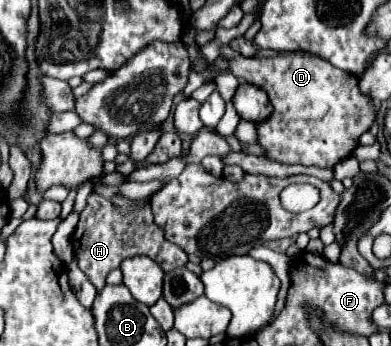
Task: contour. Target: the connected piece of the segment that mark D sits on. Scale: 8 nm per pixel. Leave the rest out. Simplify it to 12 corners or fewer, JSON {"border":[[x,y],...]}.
{"border":[[321,58],[257,60],[231,72],[275,108],[257,126],[271,160],[333,168],[375,106]]}

